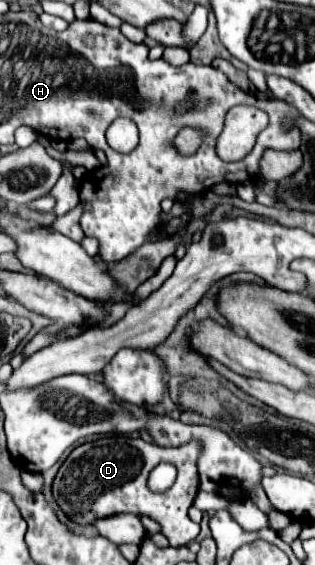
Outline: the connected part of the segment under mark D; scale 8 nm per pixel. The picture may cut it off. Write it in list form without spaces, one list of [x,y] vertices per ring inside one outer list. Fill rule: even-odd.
[[[100,437],[92,443],[76,447],[68,459],[62,463],[52,491],[54,499],[62,511],[82,525],[92,525],[94,519],[108,517],[114,513],[136,513],[148,515],[162,527],[162,535],[168,537],[172,547],[182,547],[192,543],[200,525],[190,521],[188,509],[198,493],[198,457],[202,455],[200,441],[188,441],[180,447],[158,447],[156,443],[146,443],[132,437]],[[161,462],[173,464],[177,469],[176,483],[166,493],[152,493],[146,487],[148,473]]]

